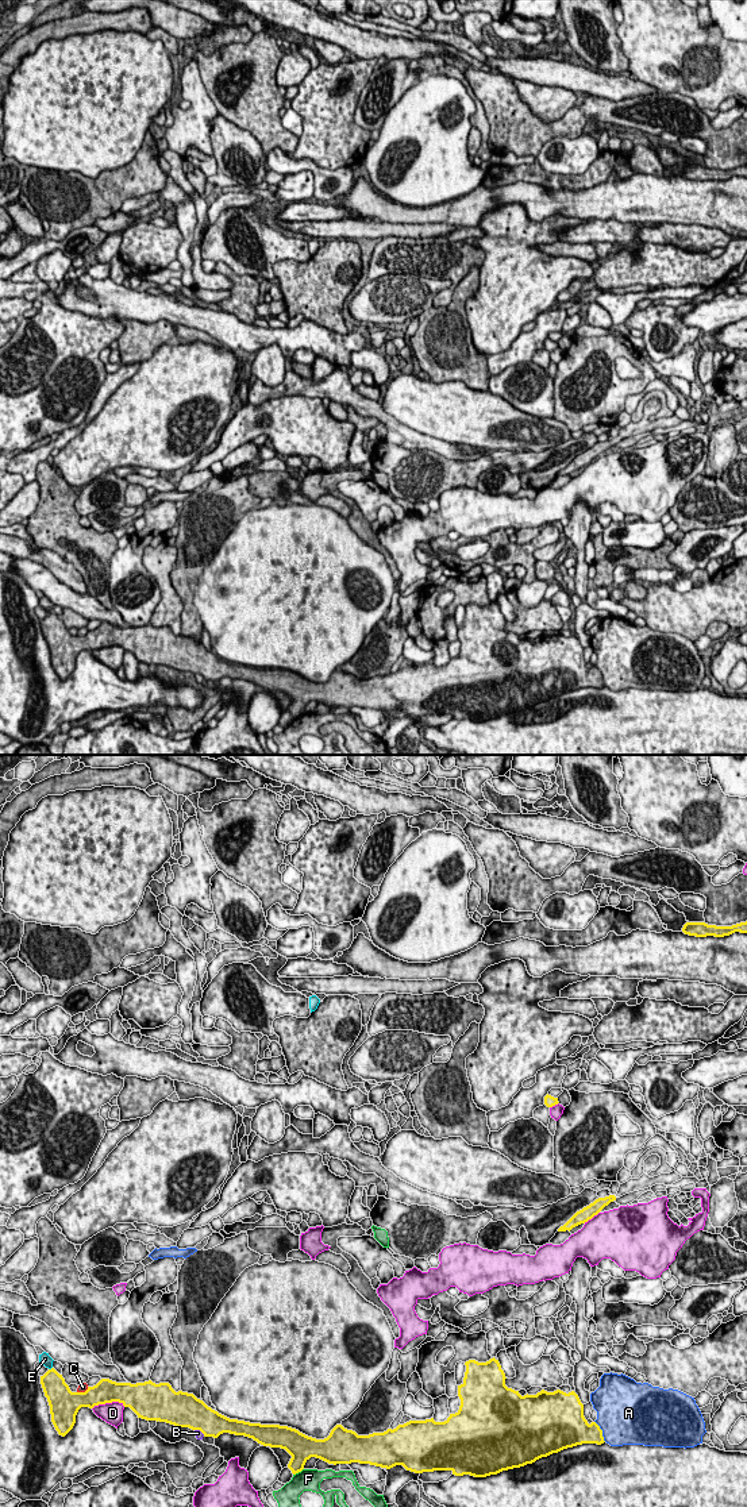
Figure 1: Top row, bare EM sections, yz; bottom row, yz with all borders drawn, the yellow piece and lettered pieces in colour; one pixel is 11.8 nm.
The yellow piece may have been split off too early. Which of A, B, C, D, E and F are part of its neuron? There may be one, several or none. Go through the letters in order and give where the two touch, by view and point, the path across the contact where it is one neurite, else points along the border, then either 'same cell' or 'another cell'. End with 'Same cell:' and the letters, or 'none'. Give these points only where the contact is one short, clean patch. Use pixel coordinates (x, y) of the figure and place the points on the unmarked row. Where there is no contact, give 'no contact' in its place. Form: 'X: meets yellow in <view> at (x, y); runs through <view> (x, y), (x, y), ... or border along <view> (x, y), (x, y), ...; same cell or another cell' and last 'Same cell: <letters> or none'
A: meets yellow in yz at (601, 675); another cell
B: meets yellow in yz at (200, 674); another cell
C: meets yellow in yz at (83, 636); another cell
D: meets yellow in yz at (108, 646); another cell
E: meets yellow in yz at (52, 612); another cell
F: meets yellow in yz at (297, 716); another cell
Same cell: none

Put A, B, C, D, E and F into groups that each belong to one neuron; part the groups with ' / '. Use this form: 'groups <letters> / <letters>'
groups A / B / C / D / E / F

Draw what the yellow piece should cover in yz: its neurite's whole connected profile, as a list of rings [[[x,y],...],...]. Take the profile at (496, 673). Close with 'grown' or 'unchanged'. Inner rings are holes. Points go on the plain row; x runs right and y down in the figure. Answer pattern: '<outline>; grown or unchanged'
[[[494,601],[486,606],[469,604],[465,609],[463,627],[458,629],[459,654],[450,658],[444,666],[435,666],[434,662],[409,664],[393,674],[388,672],[384,677],[369,679],[358,679],[355,675],[336,668],[324,683],[308,681],[288,670],[230,663],[208,651],[193,637],[176,636],[169,627],[155,628],[149,624],[131,628],[101,623],[96,629],[88,631],[85,636],[72,636],[62,618],[51,612],[41,620],[41,628],[50,650],[51,666],[62,681],[73,672],[81,651],[93,652],[99,648],[119,645],[124,651],[130,651],[138,662],[146,664],[200,674],[204,681],[217,682],[223,677],[244,679],[263,690],[285,693],[292,699],[288,712],[293,718],[301,716],[311,701],[316,701],[334,709],[359,706],[386,713],[403,709],[415,717],[451,714],[455,720],[486,721],[532,708],[567,691],[605,686],[600,670],[596,666],[589,668],[585,663],[584,648],[574,635],[566,637],[561,633],[554,636],[542,633],[536,639],[521,640],[519,635],[505,629],[505,617]]]; unchanged

